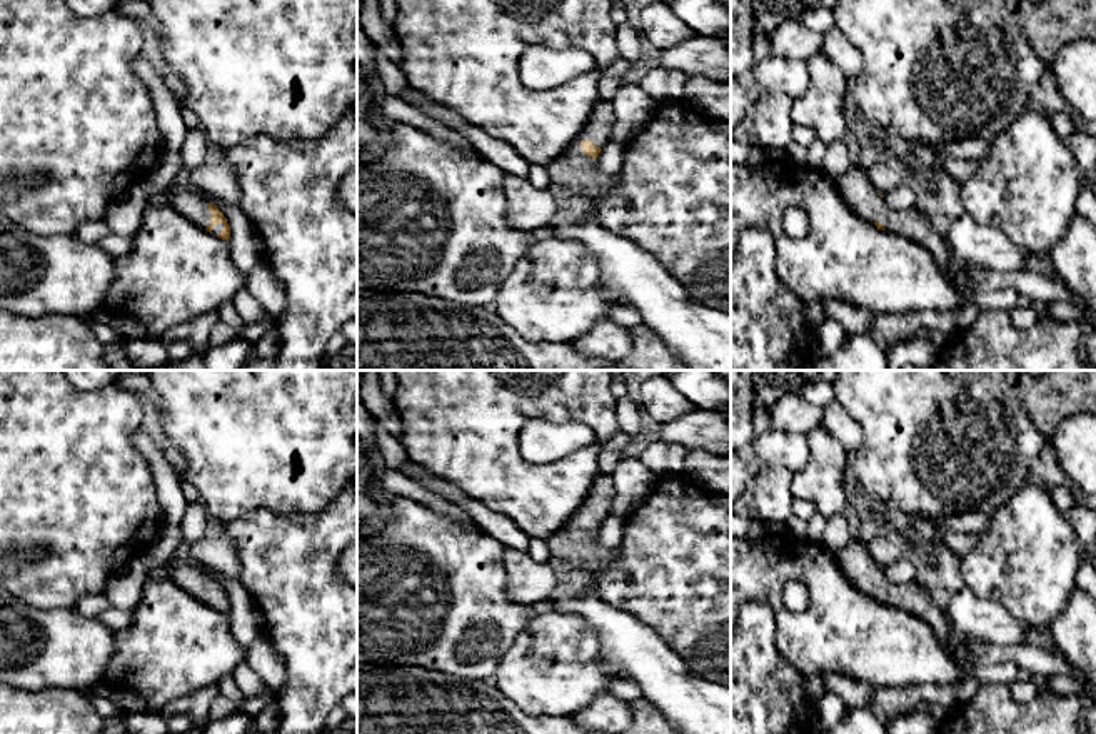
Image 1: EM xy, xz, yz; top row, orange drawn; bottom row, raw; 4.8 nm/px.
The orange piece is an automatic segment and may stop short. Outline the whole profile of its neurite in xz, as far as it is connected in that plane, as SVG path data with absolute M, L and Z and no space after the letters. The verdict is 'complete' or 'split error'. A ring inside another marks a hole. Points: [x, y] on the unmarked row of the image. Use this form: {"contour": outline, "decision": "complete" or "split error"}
{"contour": "M601 474L579 510L547 539L552 559L567 564L579 579L591 579L617 556L617 549L602 547L596 540L596 532L609 515L612 495L611 475Z", "decision": "split error"}

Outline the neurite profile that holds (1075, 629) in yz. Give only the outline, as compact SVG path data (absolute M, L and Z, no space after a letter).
M1074 587L1069 604L1049 629L1054 646L1096 687L1096 602Z

